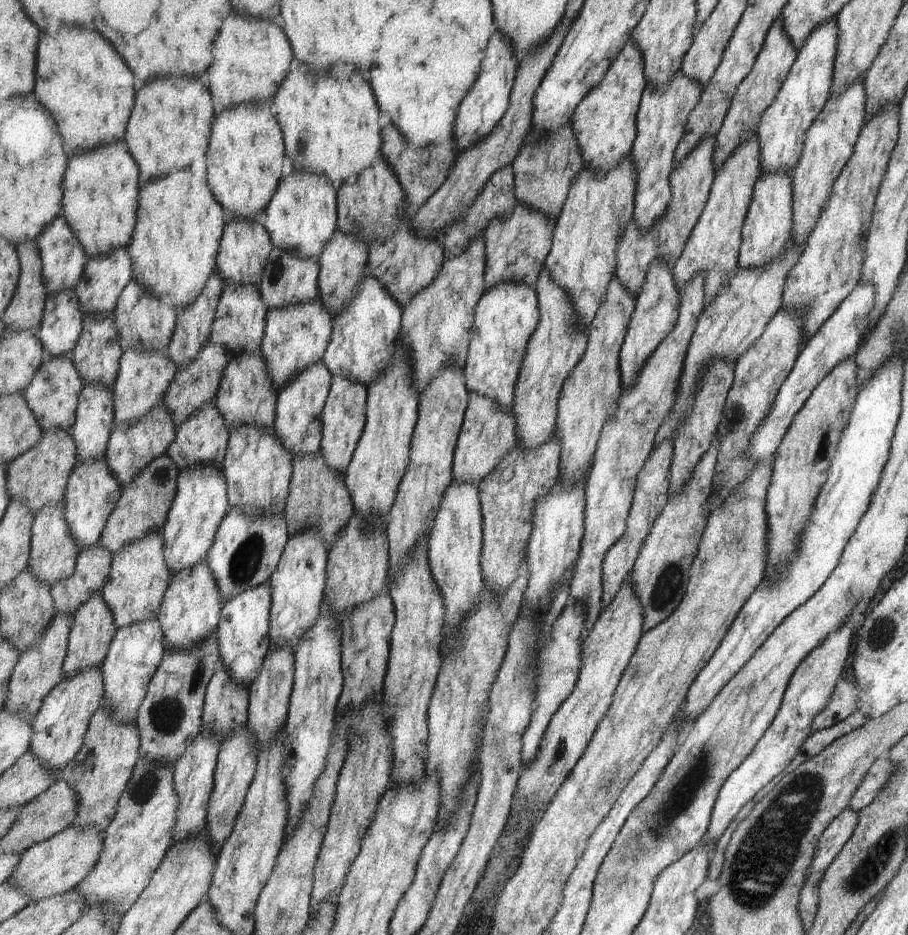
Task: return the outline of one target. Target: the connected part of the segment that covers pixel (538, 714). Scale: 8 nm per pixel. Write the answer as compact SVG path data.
M575 601L569 602L565 612L555 620L553 624L553 634L547 638L545 648L541 652L539 659L541 660L541 676L539 676L539 690L536 694L536 702L532 714L531 722L523 735L523 764L531 764L546 736L547 728L551 724L551 718L554 718L555 712L561 708L562 704L570 698L571 692L575 690L578 684L579 674L581 674L581 666L583 664L583 630L585 630L585 622L587 622L587 612L585 608Z

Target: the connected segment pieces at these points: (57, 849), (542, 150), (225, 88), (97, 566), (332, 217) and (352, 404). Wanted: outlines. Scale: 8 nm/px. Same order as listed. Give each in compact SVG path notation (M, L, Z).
M71 825L51 840L40 842L26 850L21 855L21 862L15 868L9 882L25 890L31 902L41 902L57 894L65 894L81 884L99 863L99 857L103 852L104 836L105 833L99 832L95 826L81 828L81 826Z
M567 124L553 136L541 136L531 129L513 165L518 204L525 204L531 210L543 212L547 218L558 222L563 204L571 190L571 184L585 167L572 124Z
M229 16L223 22L221 34L213 46L215 64L207 70L209 88L227 108L237 108L251 102L273 103L283 80L293 70L295 54L281 26L271 20L255 20L251 16Z
M101 545L80 551L73 576L63 578L52 586L56 614L65 612L74 617L79 608L83 608L83 604L91 600L93 592L104 587L113 560L113 554Z
M288 168L271 204L258 220L267 228L274 246L299 252L301 258L319 261L327 242L338 231L338 190L327 180L327 176L315 172L295 172L293 168Z
M345 376L332 377L330 395L322 416L322 451L327 466L339 474L346 474L363 431L366 430L368 398L368 386L365 384L349 380Z

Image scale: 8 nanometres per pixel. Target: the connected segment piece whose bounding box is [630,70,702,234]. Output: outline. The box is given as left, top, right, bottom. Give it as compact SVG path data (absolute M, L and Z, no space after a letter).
M682 70L667 84L665 90L655 88L651 82L642 94L642 103L638 112L638 136L634 142L630 157L637 164L637 194L635 194L634 219L641 232L651 230L657 220L667 212L672 201L672 183L669 176L676 164L679 144L686 134L687 122L701 98L701 84L687 78Z

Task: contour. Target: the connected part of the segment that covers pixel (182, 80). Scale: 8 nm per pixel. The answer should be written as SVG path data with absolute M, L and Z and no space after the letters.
M165 76L155 78L143 88L136 89L135 106L127 127L127 148L139 160L143 172L143 186L149 178L183 170L207 172L205 154L209 148L209 136L213 132L215 108L209 88L201 78L193 76Z

